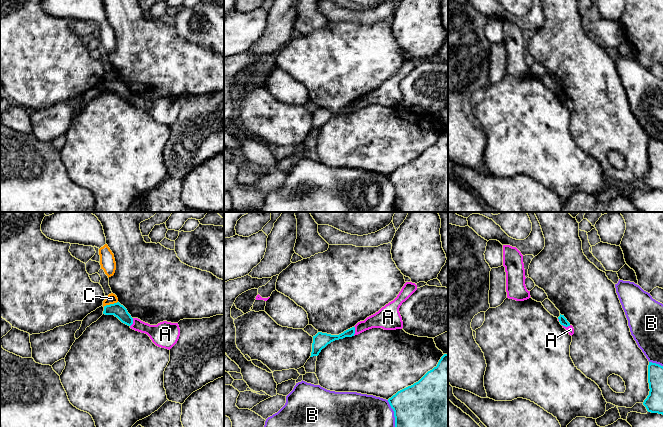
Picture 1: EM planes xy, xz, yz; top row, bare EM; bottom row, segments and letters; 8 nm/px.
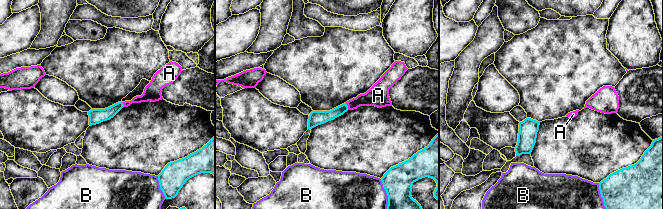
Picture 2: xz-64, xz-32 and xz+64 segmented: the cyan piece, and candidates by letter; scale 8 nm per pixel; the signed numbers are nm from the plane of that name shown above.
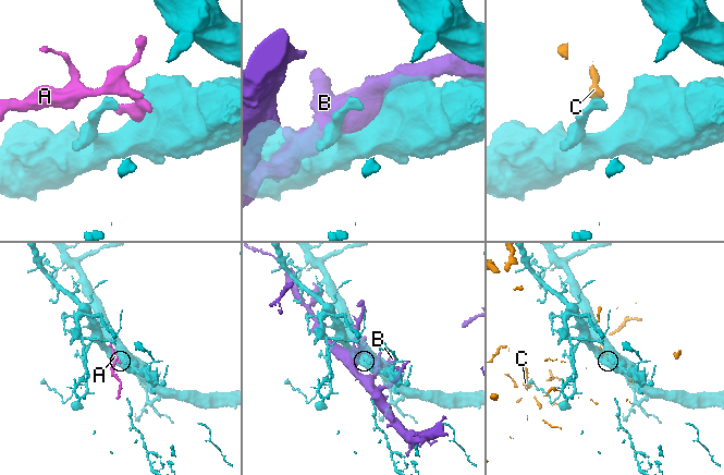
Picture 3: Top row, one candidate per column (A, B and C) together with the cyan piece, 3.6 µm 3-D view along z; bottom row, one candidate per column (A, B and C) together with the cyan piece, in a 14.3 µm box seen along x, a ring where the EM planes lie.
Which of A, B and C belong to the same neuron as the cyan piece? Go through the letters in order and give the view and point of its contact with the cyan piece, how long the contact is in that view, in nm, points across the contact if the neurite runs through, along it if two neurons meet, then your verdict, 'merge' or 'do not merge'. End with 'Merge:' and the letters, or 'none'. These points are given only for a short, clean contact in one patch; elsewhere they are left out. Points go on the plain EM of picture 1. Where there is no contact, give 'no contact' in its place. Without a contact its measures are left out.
A: contact xz (354, 107); length 80 nm; border xz (354, 102), (353, 111); do not merge
B: contact xz (395, 194); length 300 nm; do not merge
C: contact xy (110, 80); length 130 nm; do not merge
Merge: none

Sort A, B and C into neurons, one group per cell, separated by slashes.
A / B / C

